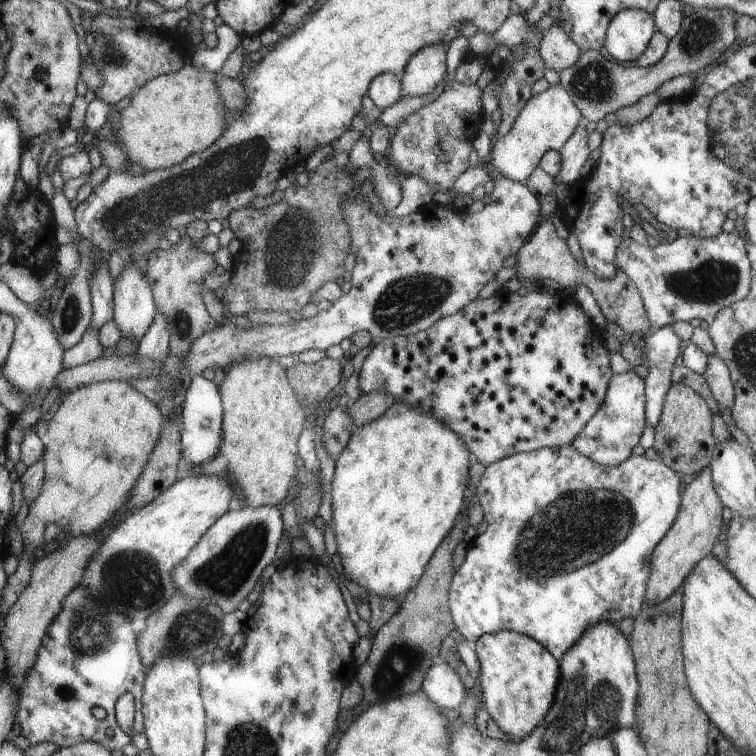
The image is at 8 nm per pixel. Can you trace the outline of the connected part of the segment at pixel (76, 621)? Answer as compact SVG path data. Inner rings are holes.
M80 584L70 591L64 599L61 611L54 617L45 635L41 638L35 663L26 677L23 687L19 690L19 707L16 711L16 722L20 725L19 735L25 738L29 745L47 741L57 747L92 741L113 752L130 744L129 734L125 734L115 720L115 702L124 693L131 693L136 704L136 714L131 731L141 733L144 726L142 712L143 704L143 664L137 653L136 635L130 626L131 619L122 615L115 616L109 610L103 609L99 602L88 600L88 591ZM107 730L113 731L113 736L107 736Z

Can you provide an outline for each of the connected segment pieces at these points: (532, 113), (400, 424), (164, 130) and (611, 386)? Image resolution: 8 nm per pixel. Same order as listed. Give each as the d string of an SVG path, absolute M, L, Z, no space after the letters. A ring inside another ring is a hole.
M559 82L551 84L540 94L532 95L515 118L510 130L497 136L497 142L492 144L489 152L490 163L500 176L525 185L531 172L538 166L541 156L550 149L559 151L559 148L574 134L579 122L581 117L569 94Z
M394 402L392 406L385 410L382 416L376 420L361 426L351 434L345 449L341 455L335 458L335 472L331 480L331 528L337 543L337 550L334 553L334 560L340 576L347 581L351 581L364 588L367 593L380 598L395 599L403 597L413 586L418 584L420 577L424 575L428 561L432 559L431 554L436 553L437 544L441 544L455 516L461 510L463 504L463 492L465 492L465 482L467 482L467 458L469 458L467 446L451 429L447 428L441 421L437 421L431 413L420 412L420 409L412 408L412 405Z
M189 61L180 70L149 80L122 104L120 124L114 126L127 161L147 169L165 169L208 148L223 132L225 110L217 92L219 72L209 73Z
M631 369L623 374L614 375L608 384L608 391L600 411L585 424L580 435L572 441L572 448L582 456L588 457L593 463L605 467L615 467L624 463L629 459L631 448L637 446L643 424L646 424L643 406L647 406L644 380L638 378Z

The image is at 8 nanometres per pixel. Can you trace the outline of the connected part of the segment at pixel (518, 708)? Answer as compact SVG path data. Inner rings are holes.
M512 631L482 635L473 643L480 664L476 682L489 717L503 733L521 741L529 736L555 702L560 666L557 659L531 637Z

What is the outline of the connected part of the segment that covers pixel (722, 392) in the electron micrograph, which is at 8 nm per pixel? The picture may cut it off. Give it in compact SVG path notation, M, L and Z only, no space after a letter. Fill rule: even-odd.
M713 353L708 356L705 371L701 375L715 403L719 403L719 407L724 410L729 410L735 399L735 386L729 377L728 366Z

